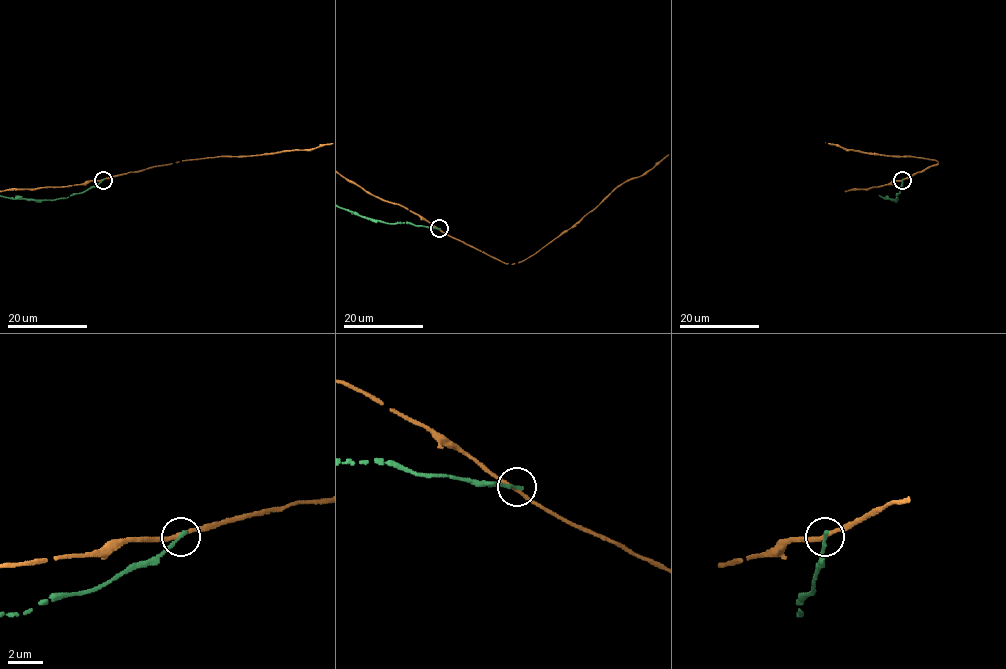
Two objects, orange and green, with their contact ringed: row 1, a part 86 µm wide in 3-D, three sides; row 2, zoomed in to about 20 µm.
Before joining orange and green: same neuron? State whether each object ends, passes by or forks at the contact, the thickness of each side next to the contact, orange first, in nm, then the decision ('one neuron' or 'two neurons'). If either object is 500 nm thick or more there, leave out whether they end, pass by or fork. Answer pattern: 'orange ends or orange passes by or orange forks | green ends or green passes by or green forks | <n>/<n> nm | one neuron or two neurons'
orange passes by | green ends | 200/240 nm | two neurons

